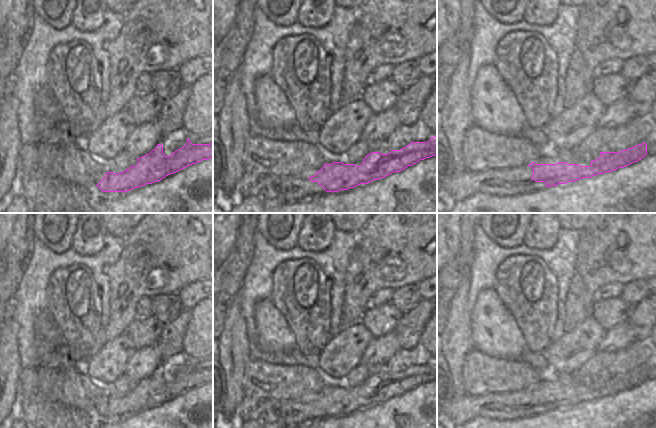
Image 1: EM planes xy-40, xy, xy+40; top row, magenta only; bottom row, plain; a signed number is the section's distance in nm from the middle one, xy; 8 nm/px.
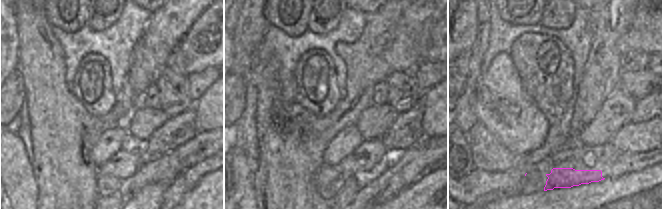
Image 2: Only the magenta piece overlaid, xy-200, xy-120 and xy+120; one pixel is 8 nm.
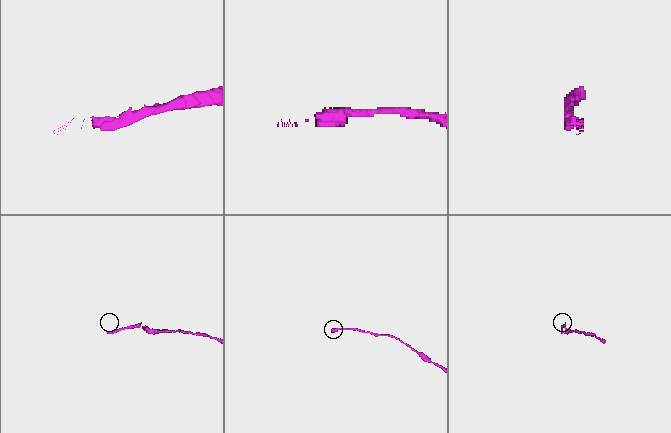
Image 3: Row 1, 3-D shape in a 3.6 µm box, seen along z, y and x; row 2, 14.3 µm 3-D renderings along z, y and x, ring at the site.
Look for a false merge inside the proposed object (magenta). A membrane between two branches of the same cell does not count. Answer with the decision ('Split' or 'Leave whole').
Leave whole

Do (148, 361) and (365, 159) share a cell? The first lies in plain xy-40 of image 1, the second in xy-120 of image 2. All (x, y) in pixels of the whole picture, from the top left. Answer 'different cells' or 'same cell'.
same cell

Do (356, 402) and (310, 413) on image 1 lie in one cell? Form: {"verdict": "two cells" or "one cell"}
{"verdict": "one cell"}

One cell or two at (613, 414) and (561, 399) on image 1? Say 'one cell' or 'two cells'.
two cells

